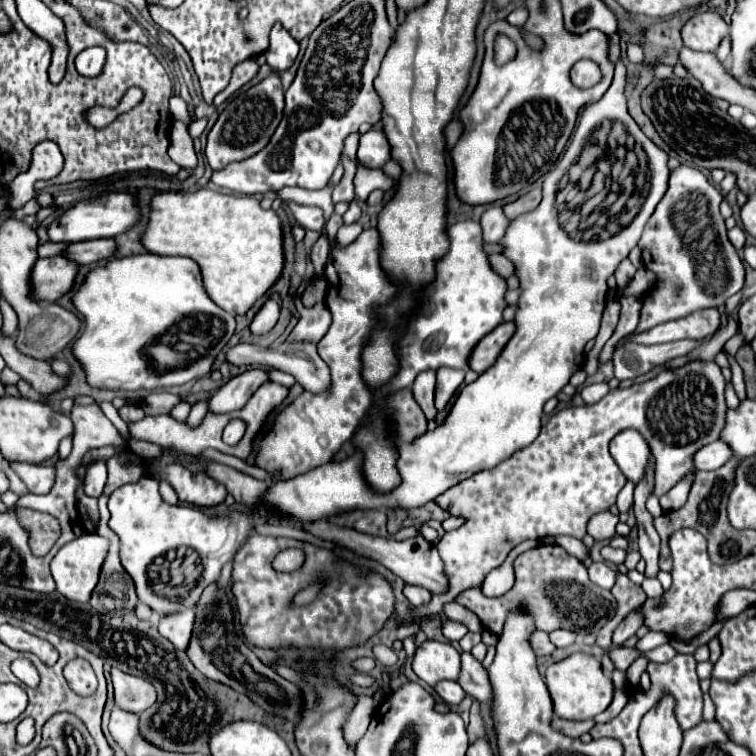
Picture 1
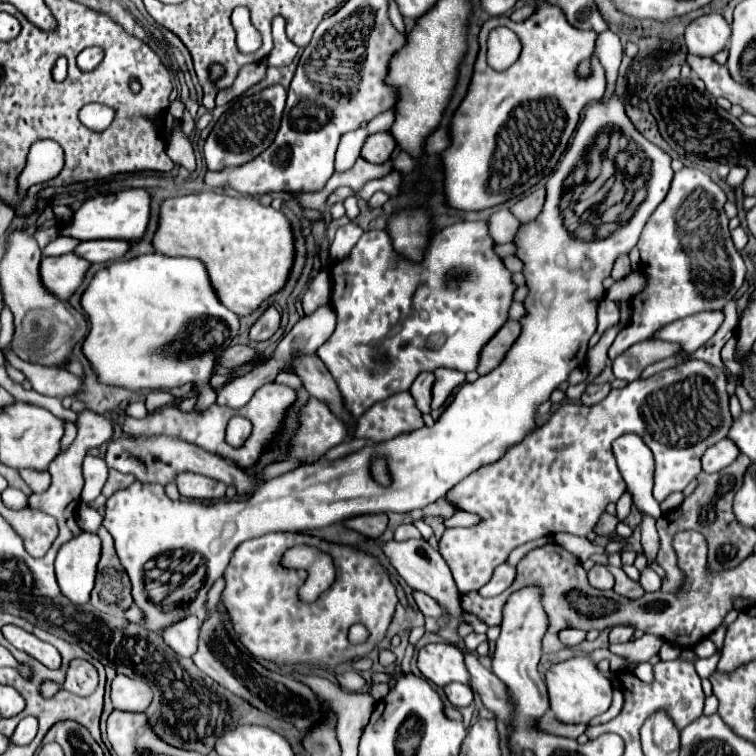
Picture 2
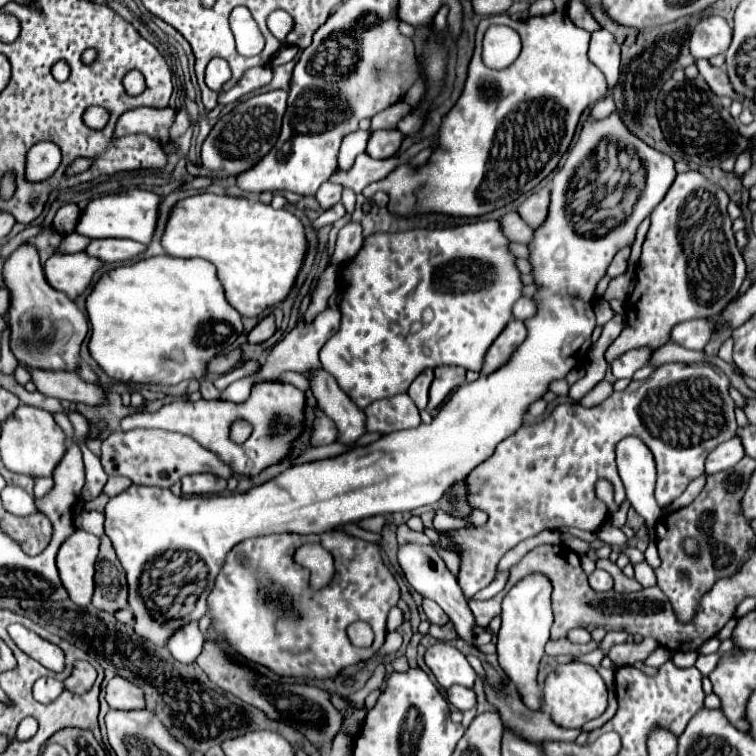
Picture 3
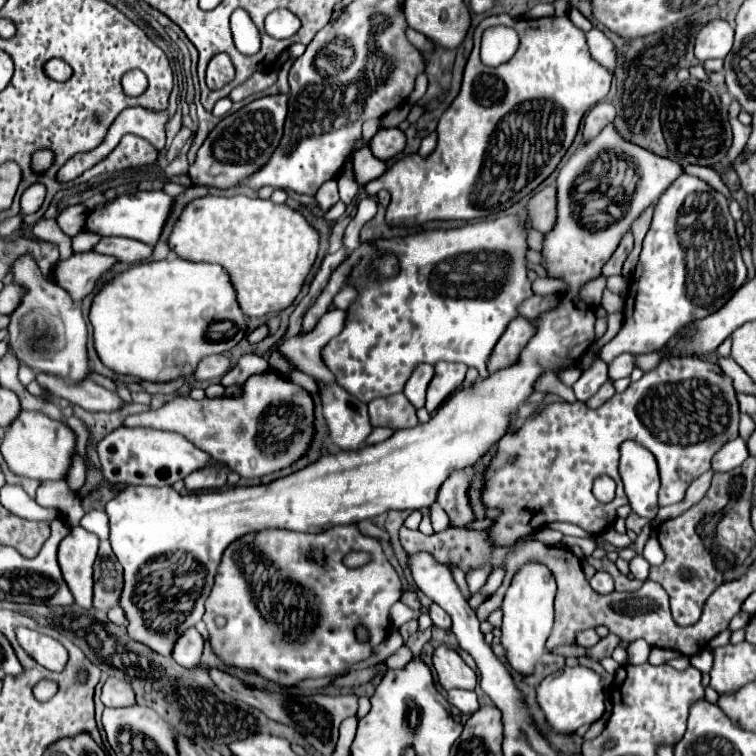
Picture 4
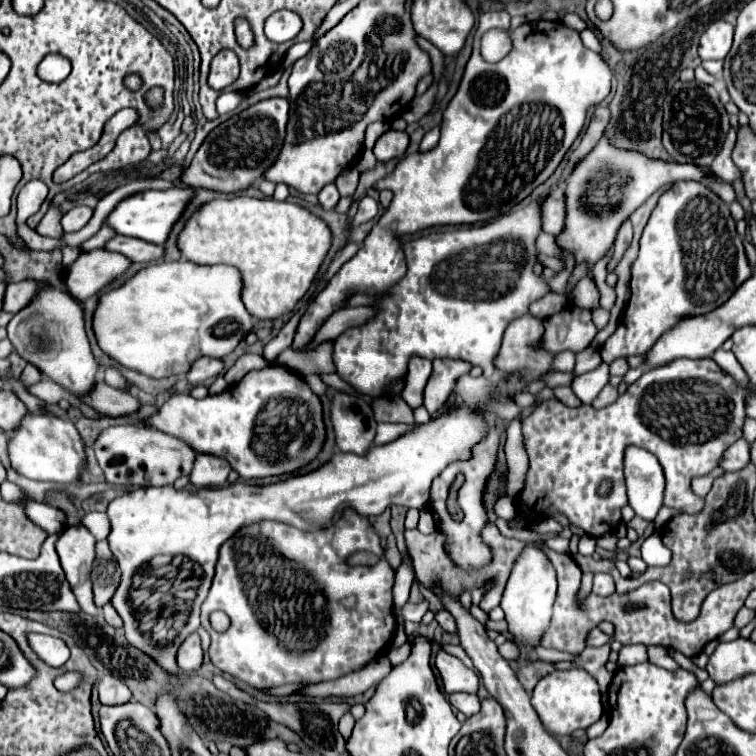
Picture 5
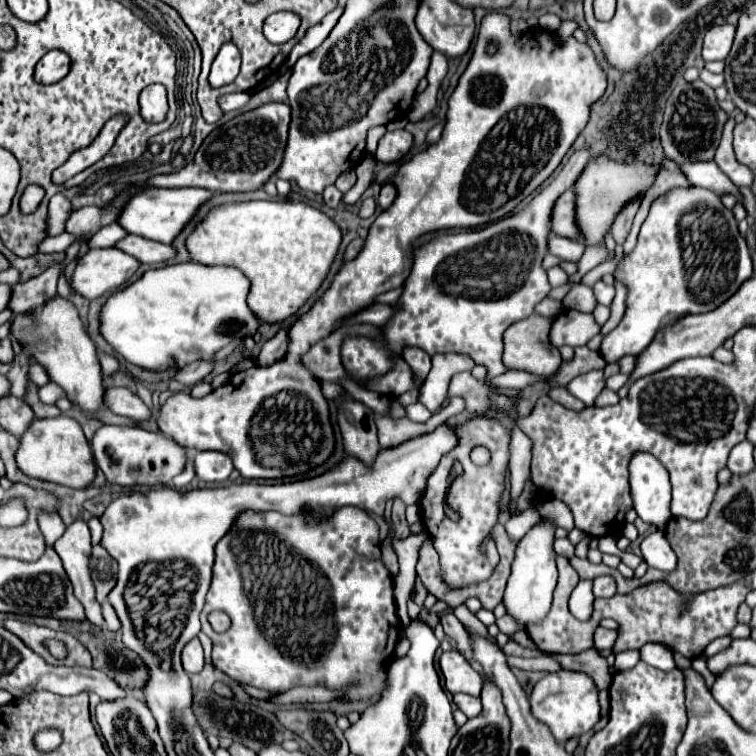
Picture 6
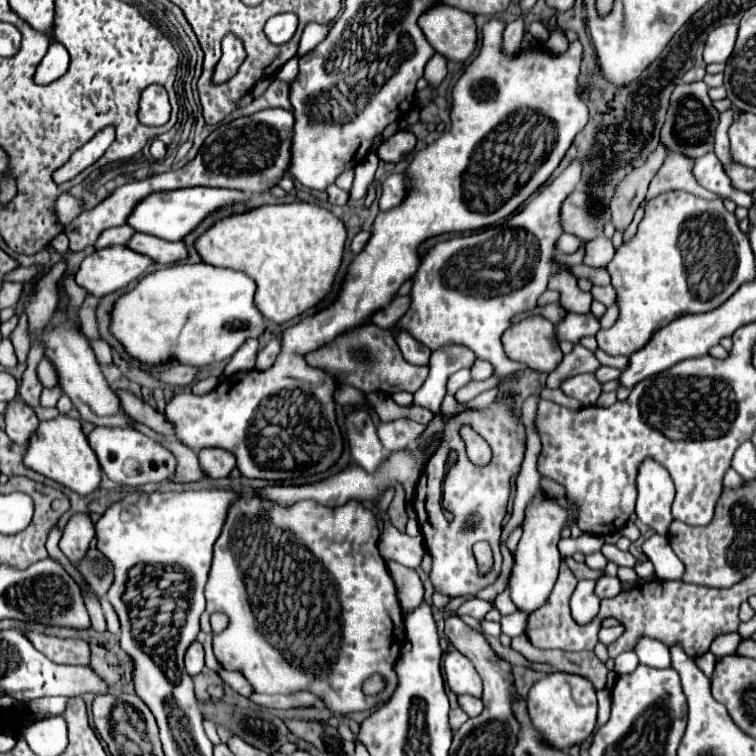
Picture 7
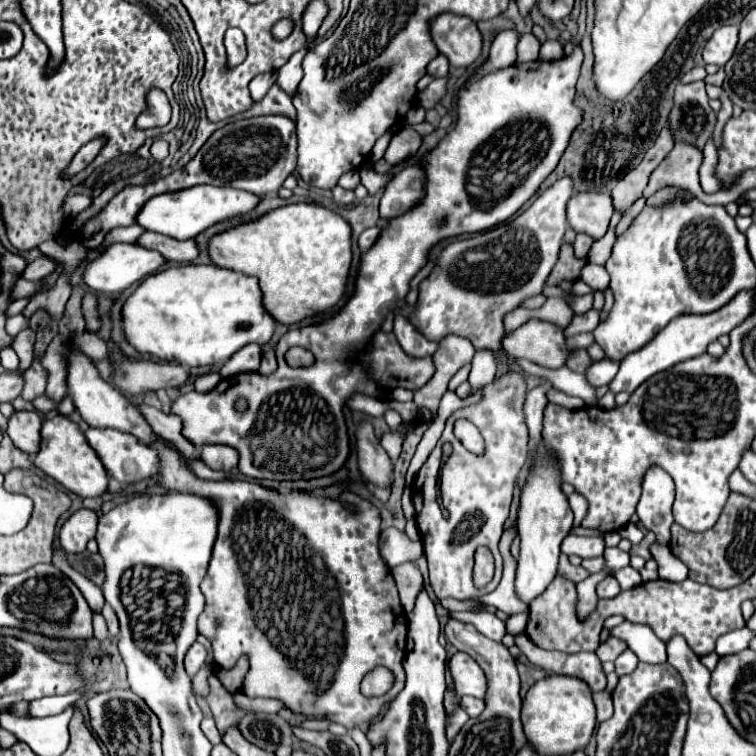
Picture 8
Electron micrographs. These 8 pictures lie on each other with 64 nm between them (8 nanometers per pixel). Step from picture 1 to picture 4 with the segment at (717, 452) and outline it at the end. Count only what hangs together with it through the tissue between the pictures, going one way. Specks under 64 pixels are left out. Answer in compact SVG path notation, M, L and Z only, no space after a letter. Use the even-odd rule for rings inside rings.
M736 438L728 444L724 444L718 454L712 458L712 470L714 472L730 472L732 468L738 468L748 458L748 446L742 438Z

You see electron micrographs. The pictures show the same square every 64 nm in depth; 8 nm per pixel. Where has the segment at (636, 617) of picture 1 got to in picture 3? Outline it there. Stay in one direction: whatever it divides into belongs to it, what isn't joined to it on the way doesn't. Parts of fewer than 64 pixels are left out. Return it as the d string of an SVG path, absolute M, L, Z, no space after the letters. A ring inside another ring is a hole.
M608 632L608 634L604 636L604 640L598 644L598 648L600 648L604 654L608 654L608 650L610 650L612 646L622 644L622 642L626 642L626 640L628 640L628 634L626 634L626 632Z

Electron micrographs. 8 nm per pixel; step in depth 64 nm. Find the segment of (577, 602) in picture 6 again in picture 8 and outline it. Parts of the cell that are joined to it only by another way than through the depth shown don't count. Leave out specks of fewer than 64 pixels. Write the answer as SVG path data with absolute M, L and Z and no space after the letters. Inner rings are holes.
M598 572L598 574L590 574L586 580L578 582L578 612L592 612L594 606L596 606L596 584L606 578L608 574L604 572Z

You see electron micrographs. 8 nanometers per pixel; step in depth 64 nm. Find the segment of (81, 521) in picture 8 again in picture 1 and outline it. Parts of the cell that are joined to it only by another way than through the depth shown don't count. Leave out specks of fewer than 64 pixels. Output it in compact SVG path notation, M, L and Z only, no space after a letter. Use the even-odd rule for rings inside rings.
M82 534L80 538L62 546L52 560L52 576L56 582L56 590L64 594L68 600L88 602L98 582L98 574L100 574L100 566L104 562L106 550L108 550L108 540L98 534Z

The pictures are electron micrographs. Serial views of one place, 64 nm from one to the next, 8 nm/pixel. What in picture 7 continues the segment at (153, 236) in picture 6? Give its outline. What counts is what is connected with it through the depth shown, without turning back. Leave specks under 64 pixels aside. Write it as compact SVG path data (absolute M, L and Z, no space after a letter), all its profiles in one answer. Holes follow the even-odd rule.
M194 186L194 188L180 188L170 192L154 192L146 196L130 214L128 224L136 232L152 234L164 240L184 240L196 226L200 226L210 214L238 202L246 202L248 196L240 190L226 190L226 188L208 188L208 186Z

